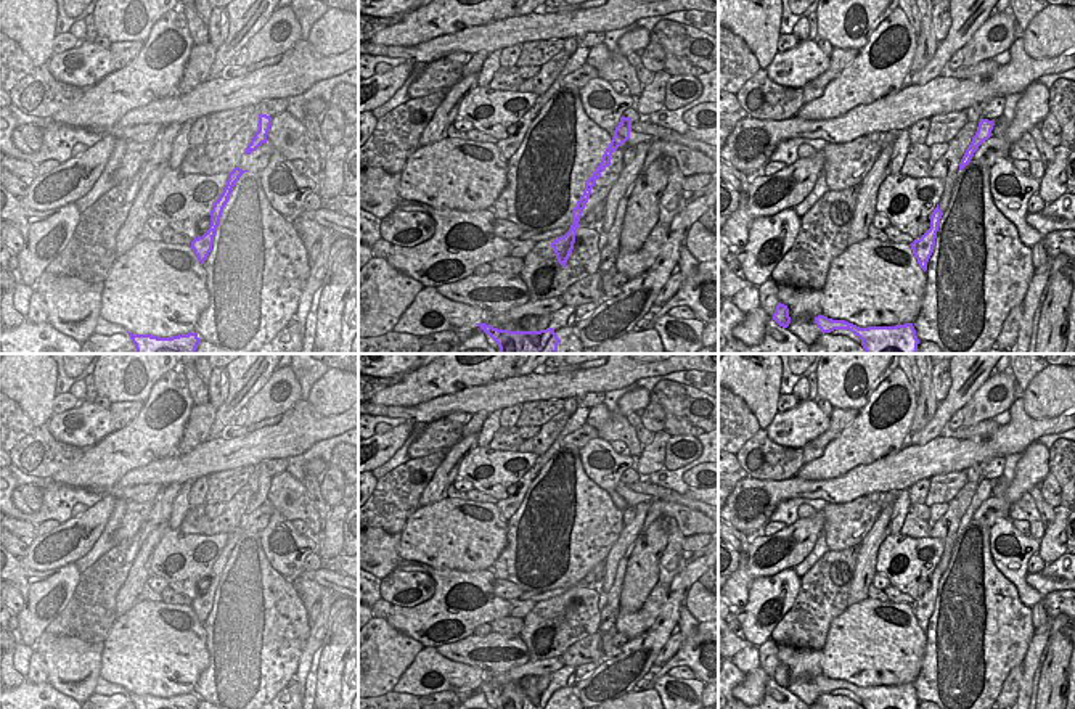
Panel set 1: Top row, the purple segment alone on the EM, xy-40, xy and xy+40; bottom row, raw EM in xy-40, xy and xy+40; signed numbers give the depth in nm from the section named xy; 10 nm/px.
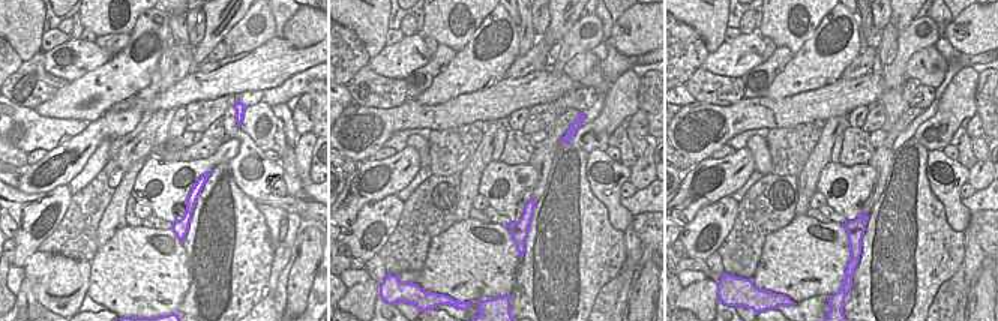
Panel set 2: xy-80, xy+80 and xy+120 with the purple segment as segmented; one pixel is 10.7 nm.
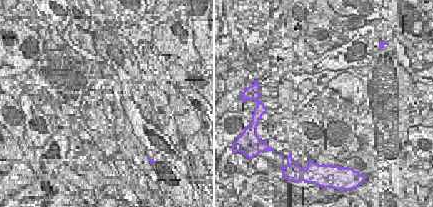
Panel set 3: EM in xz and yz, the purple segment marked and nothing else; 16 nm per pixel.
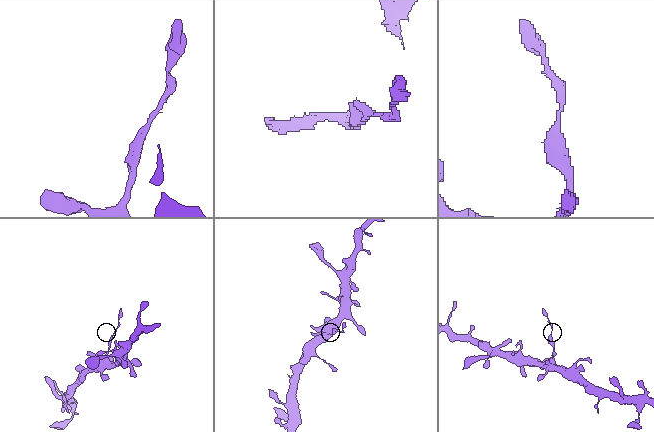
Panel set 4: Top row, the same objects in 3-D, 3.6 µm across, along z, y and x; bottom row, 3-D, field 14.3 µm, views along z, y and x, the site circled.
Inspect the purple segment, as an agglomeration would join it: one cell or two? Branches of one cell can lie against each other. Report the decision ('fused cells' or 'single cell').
fused cells

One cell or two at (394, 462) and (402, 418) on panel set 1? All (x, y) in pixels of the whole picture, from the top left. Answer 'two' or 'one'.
two

